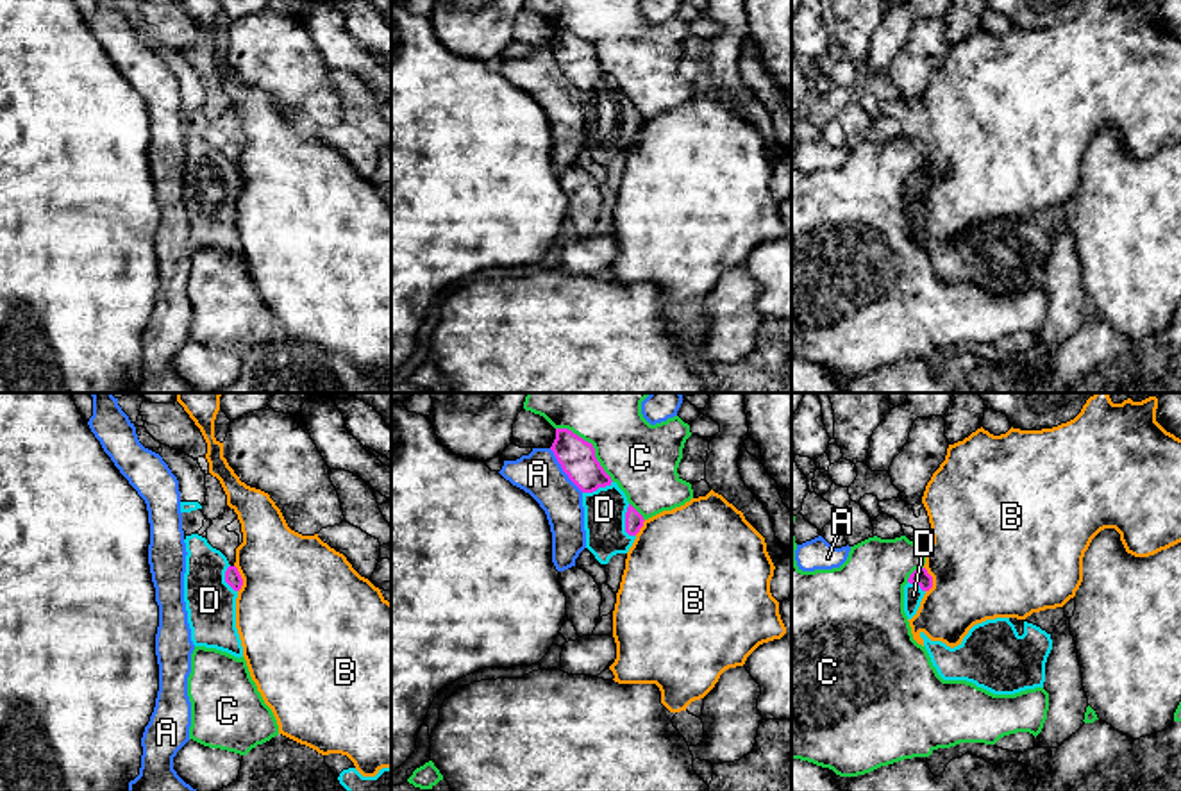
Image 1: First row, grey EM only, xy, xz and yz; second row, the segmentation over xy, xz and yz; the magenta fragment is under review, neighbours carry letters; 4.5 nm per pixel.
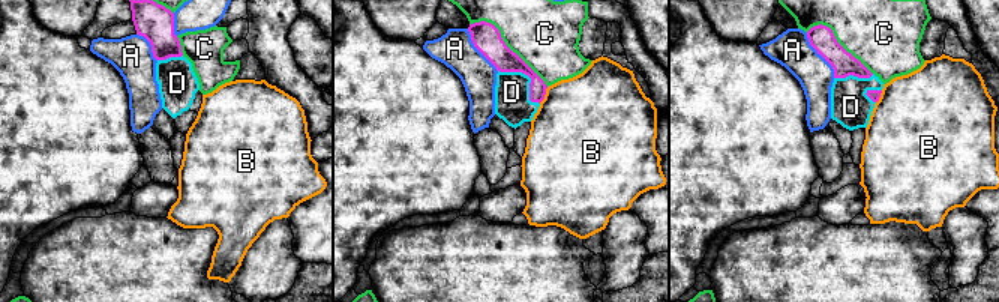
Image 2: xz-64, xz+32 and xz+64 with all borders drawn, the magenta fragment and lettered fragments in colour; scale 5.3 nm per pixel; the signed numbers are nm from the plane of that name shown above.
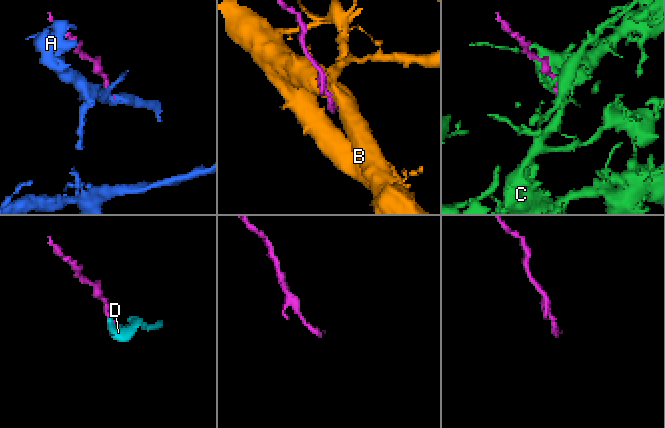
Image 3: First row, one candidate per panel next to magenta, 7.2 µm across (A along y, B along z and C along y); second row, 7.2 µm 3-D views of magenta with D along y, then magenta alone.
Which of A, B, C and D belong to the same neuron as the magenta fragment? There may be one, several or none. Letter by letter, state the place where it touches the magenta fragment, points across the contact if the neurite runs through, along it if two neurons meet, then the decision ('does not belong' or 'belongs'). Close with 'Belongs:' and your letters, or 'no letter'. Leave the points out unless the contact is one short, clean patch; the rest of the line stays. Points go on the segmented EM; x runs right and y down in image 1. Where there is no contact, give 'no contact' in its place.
A: xz (563, 470) | does not belong
B: xy (242, 579) | along xy (234, 565), (242, 579), (238, 591) | does not belong
C: xz (592, 445) | does not belong
D: xz (626, 522) | across xz (633, 518), (626, 522), (617, 522), (604, 509) | belongs
Belongs: D

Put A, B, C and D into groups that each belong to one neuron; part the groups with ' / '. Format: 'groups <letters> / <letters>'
groups A / B / C / D

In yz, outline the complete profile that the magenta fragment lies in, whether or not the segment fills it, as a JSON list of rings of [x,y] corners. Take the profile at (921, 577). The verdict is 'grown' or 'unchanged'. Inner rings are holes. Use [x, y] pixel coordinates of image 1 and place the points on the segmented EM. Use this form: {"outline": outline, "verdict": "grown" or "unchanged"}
{"outline": [[[926,568],[915,570],[908,584],[904,586],[904,612],[908,620],[911,620],[924,598],[924,595],[933,587],[933,577],[927,573]]], "verdict": "grown"}

